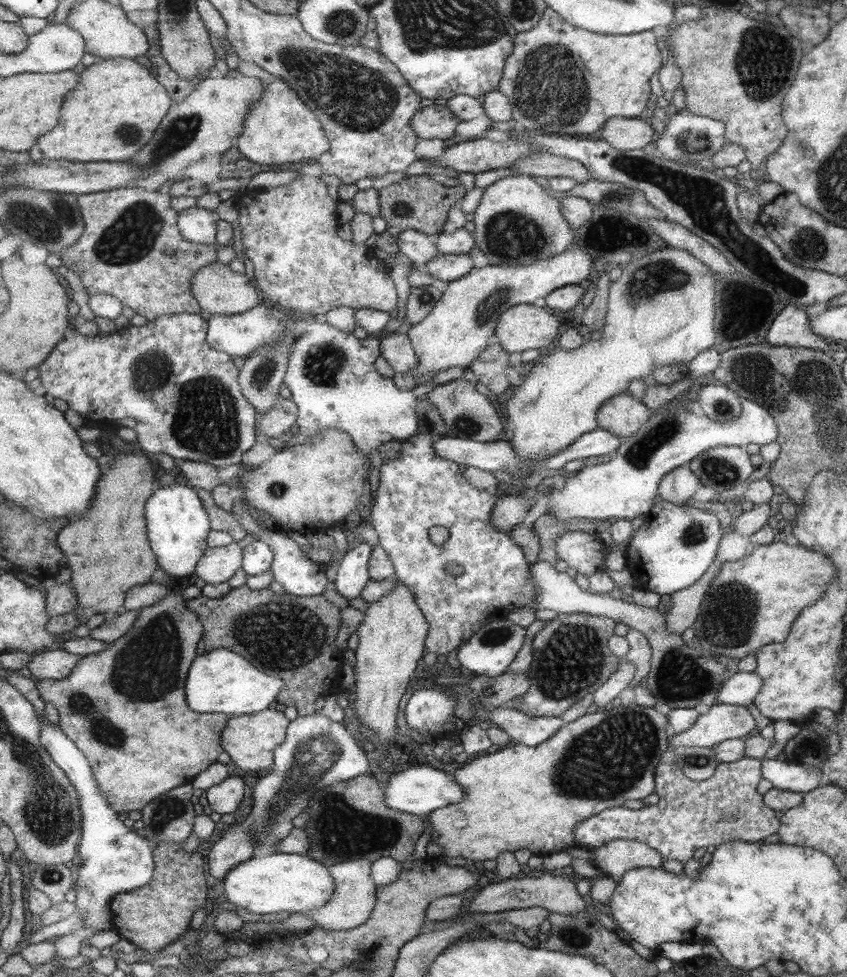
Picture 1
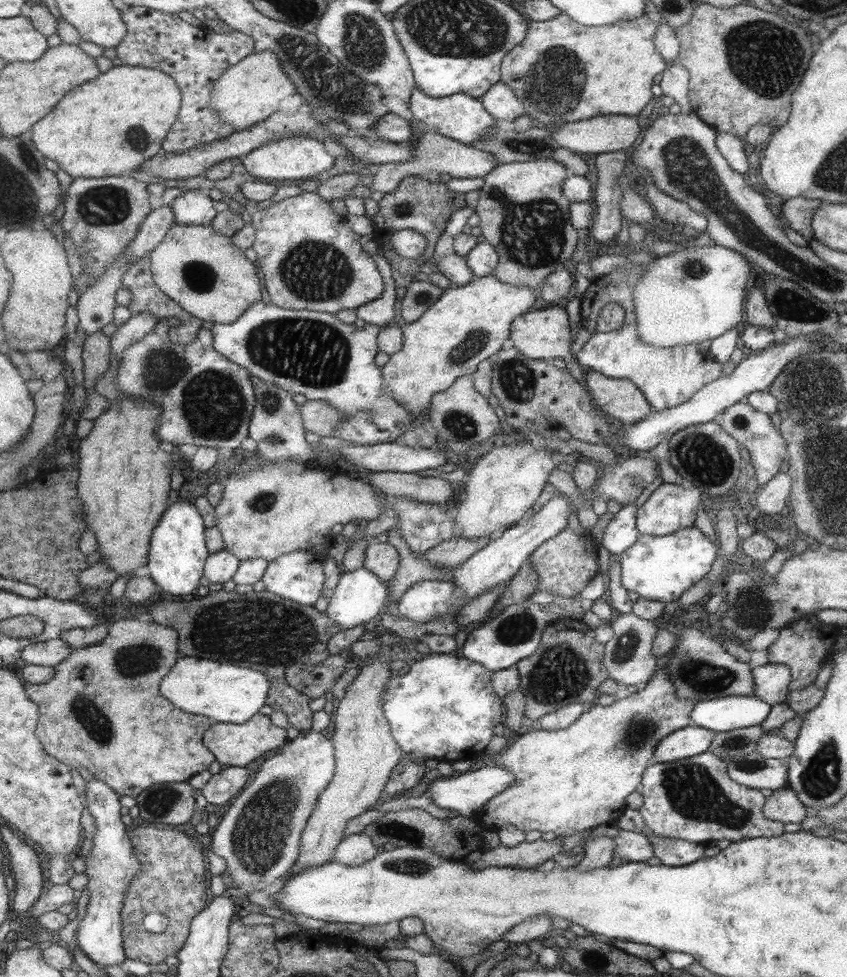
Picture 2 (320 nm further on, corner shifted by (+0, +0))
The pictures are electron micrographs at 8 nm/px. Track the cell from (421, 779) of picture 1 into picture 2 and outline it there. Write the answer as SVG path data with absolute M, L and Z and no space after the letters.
M485 765L475 770L455 773L450 777L441 777L433 780L428 786L429 800L434 806L448 811L456 811L459 816L472 817L477 810L481 809L489 799L493 799L513 785L514 774L499 765Z

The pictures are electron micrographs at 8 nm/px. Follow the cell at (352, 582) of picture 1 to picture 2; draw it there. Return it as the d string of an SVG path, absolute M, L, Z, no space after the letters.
M365 567L349 573L341 573L339 583L334 589L326 613L336 622L342 630L364 626L367 622L375 620L385 610L388 587L373 571Z

